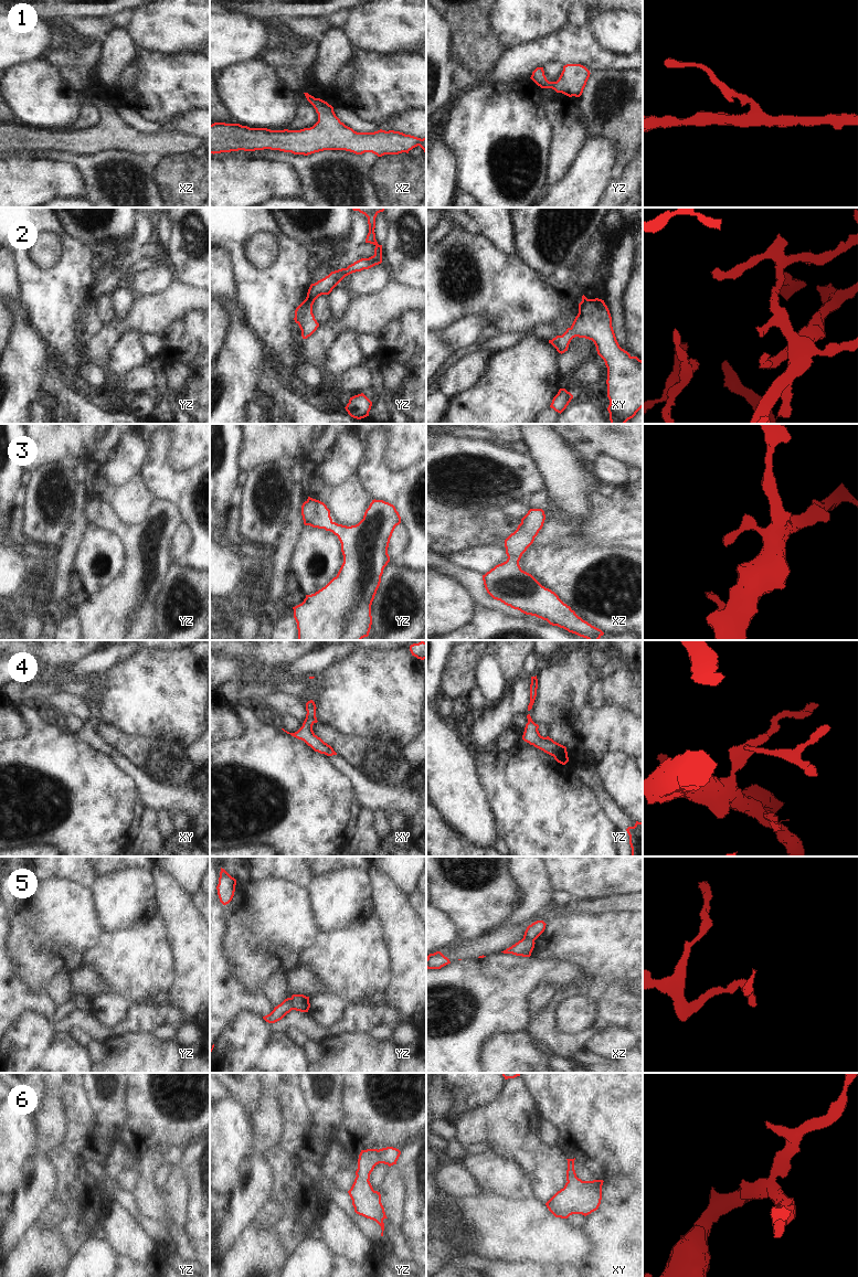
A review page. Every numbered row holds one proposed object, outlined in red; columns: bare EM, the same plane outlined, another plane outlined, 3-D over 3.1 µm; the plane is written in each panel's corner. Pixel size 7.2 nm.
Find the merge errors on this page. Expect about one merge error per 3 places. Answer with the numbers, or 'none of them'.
2, 5.

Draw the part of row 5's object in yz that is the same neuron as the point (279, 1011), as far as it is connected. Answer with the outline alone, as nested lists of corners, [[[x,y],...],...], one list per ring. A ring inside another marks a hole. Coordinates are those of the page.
[[[287,998],[280,1004],[275,1007],[269,1014],[263,1017],[263,1019],[268,1023],[275,1023],[282,1020],[292,1010],[294,1010],[292,998]]]

